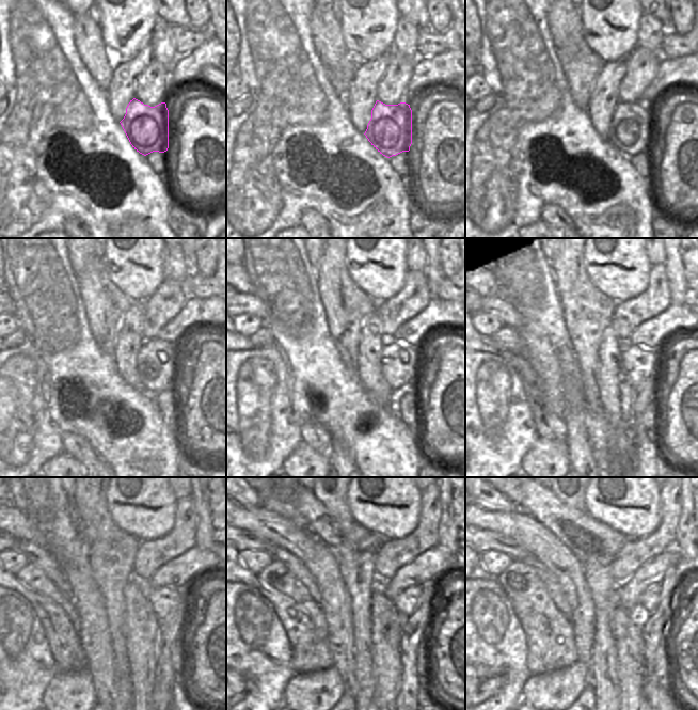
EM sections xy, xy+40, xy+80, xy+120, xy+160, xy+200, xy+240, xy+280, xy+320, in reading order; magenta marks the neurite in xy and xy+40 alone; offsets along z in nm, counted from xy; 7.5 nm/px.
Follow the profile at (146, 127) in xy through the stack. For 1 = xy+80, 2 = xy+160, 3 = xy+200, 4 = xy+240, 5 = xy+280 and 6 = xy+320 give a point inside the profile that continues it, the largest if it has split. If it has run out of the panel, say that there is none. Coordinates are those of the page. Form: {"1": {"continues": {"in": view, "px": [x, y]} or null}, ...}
{"1": {"continues": {"in": "xy+80", "px": [631, 131]}}, "2": {"continues": {"in": "xy+160", "px": [399, 362]}}, "3": {"continues": {"in": "xy+200", "px": [638, 363]}}, "4": {"continues": {"in": "xy+240", "px": [163, 600]}}, "5": {"continues": {"in": "xy+280", "px": [407, 602]}}, "6": {"continues": {"in": "xy+320", "px": [650, 598]}}}

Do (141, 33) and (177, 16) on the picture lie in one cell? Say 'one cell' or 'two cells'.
two cells

